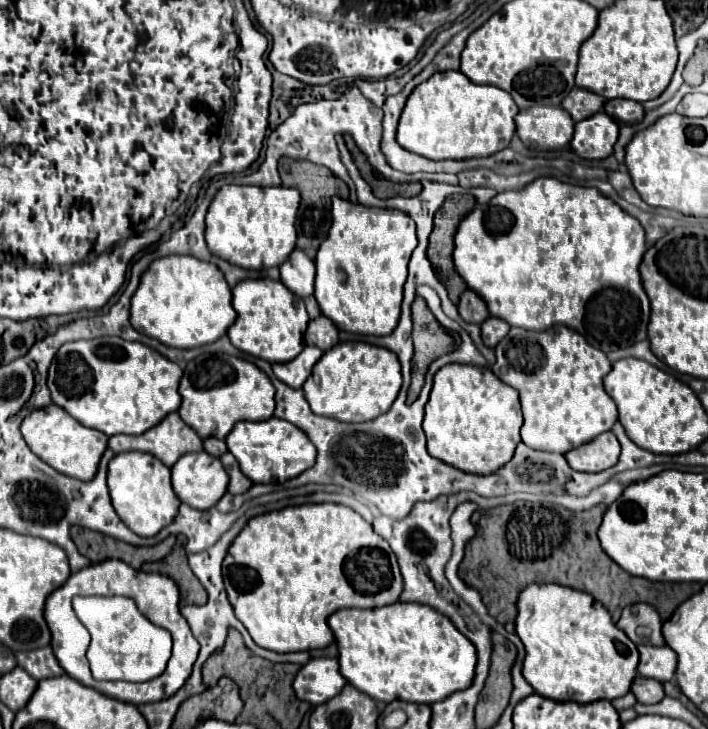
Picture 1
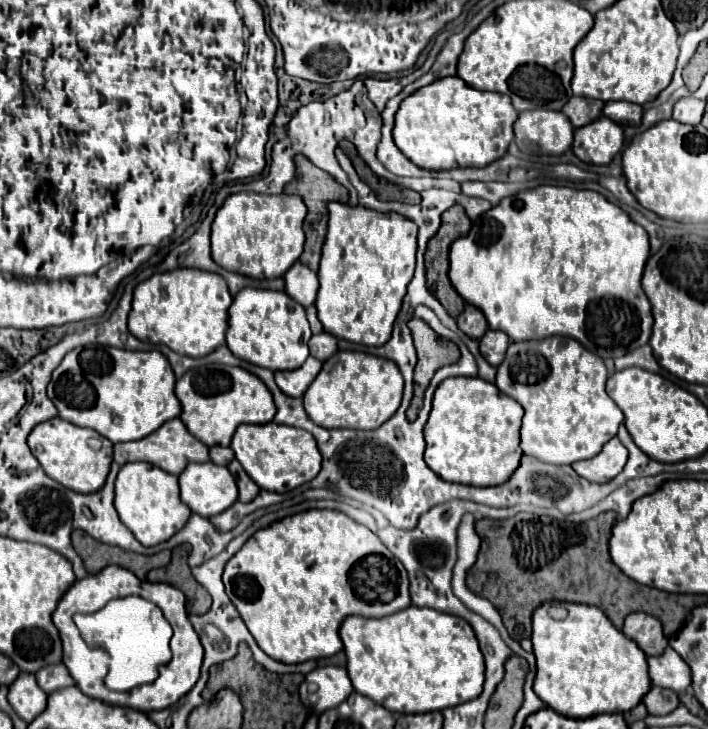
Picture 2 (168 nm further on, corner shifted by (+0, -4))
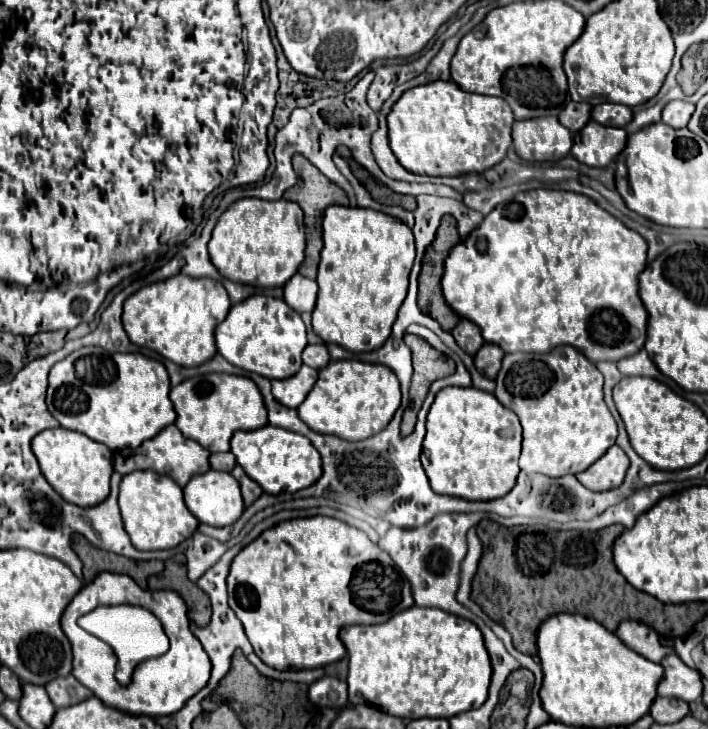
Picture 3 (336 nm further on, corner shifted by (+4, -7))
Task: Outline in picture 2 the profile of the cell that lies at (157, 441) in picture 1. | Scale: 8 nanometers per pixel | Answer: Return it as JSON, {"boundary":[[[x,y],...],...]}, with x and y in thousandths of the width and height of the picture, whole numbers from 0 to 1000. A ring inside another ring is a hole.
{"boundary":[[[243,573],[234,582],[229,582],[220,593],[215,593],[212,598],[195,604],[195,606],[175,606],[175,609],[161,609],[161,628],[169,636],[181,636],[181,634],[215,634],[218,639],[226,639],[229,645],[237,645],[240,650],[254,650],[263,636],[268,634],[294,634],[294,612],[285,609],[282,604],[277,604],[263,584],[257,582],[254,573]]]}

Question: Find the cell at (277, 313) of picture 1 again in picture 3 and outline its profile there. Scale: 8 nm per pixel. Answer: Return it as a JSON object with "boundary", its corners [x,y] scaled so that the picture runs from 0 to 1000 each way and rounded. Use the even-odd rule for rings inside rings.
{"boundary":[[[356,405],[350,413],[331,418],[322,435],[305,449],[308,484],[328,501],[364,512],[376,520],[404,520],[421,512],[427,481],[432,476],[432,449],[427,435],[398,410]]]}

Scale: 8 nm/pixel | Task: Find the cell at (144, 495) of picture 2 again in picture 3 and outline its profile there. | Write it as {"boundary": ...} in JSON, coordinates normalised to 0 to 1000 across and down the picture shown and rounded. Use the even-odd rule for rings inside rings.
{"boundary":[[[189,646],[178,652],[169,663],[167,690],[184,742],[192,748],[192,753],[201,756],[243,753],[263,742],[282,720],[282,715],[266,701],[260,690],[257,668],[249,665],[240,654],[218,646]]]}

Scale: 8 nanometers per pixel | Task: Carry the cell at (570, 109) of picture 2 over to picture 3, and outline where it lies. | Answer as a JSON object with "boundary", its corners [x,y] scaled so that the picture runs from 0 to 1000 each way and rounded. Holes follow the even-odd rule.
{"boundary":[[[805,141],[805,144],[799,144],[794,152],[791,152],[791,158],[788,158],[788,163],[791,163],[791,169],[794,171],[799,171],[808,182],[814,182],[814,180],[819,180],[831,166],[833,166],[833,144],[831,141]]]}

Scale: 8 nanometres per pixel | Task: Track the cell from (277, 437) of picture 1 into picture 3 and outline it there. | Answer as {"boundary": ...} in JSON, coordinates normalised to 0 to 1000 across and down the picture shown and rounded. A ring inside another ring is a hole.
{"boundary":[[[376,583],[362,591],[333,591],[328,599],[328,621],[347,652],[381,679],[418,676],[421,671],[446,663],[455,652],[455,630],[438,602],[387,583]]]}

